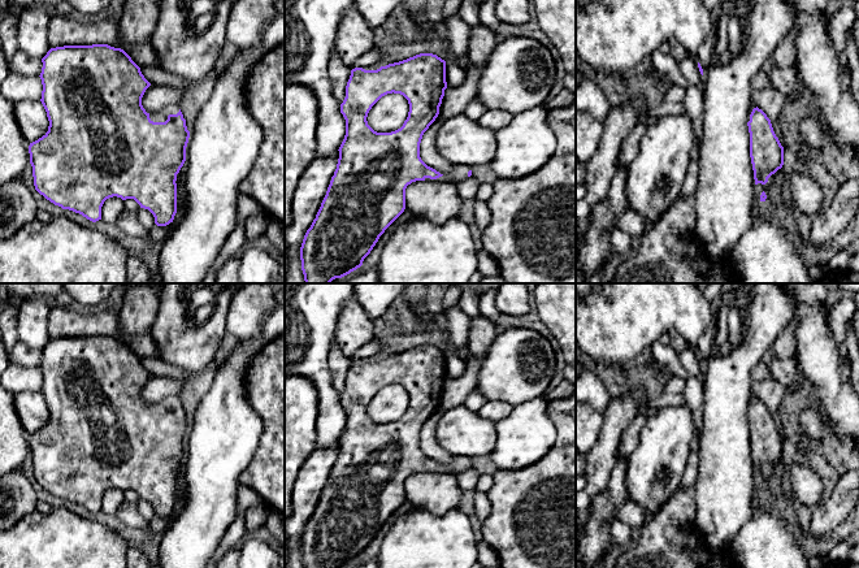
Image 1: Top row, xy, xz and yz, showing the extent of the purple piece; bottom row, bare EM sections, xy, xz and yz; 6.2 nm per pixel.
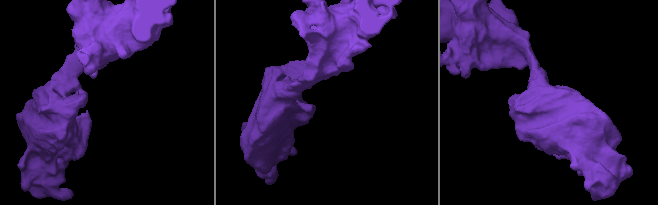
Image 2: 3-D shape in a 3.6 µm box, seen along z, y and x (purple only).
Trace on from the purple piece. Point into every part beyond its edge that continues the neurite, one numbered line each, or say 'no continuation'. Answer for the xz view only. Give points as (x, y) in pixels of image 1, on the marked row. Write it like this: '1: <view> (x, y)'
1: xz (461, 170)

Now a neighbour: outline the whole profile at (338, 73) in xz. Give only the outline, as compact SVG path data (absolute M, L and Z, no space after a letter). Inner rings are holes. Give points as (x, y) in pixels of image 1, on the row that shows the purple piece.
M335 49L327 62L327 75L333 87L333 96L340 105L346 97L346 86L351 75L351 69L343 64Z

